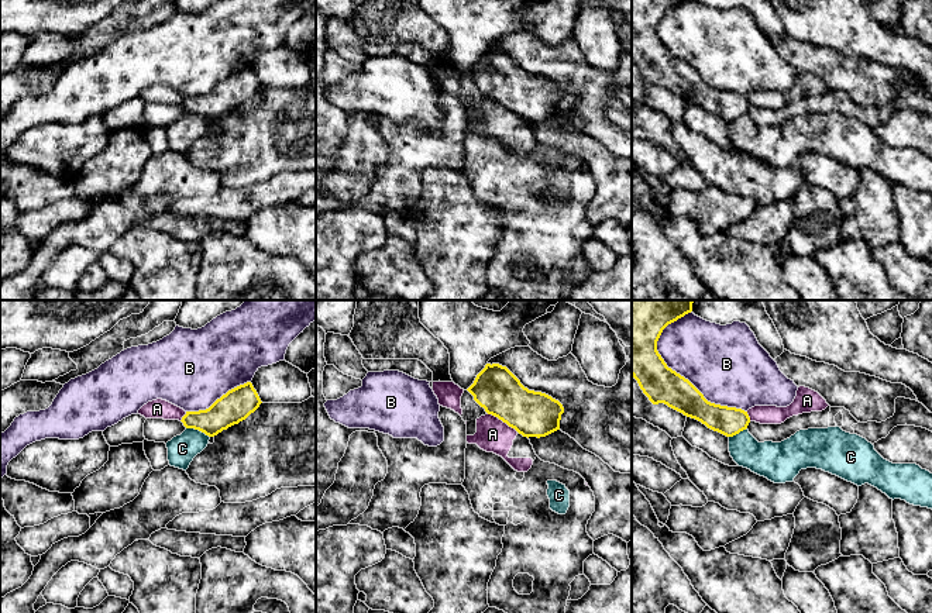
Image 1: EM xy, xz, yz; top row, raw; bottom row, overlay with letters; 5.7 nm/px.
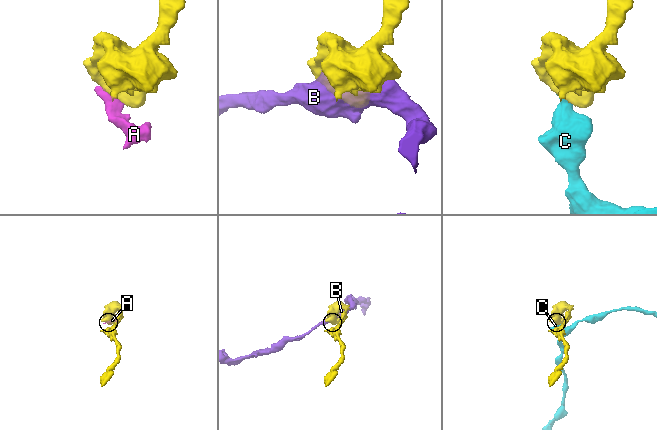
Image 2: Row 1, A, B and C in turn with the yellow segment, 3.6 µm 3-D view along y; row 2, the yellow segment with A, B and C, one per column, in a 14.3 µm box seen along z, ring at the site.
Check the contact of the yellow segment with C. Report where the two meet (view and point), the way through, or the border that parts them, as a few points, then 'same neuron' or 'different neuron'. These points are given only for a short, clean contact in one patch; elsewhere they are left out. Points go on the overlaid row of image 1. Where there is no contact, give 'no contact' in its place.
contact xy (198, 429); border xy (186, 427), (200, 430), (209, 437); different neuron

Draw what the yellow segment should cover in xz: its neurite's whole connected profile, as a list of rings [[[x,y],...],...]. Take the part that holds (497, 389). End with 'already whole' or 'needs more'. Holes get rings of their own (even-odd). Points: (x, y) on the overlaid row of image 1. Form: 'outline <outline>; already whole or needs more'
outline [[[486,364],[467,389],[474,400],[523,437],[546,437],[560,430],[563,404],[551,396],[529,390],[499,364]]]; already whole

